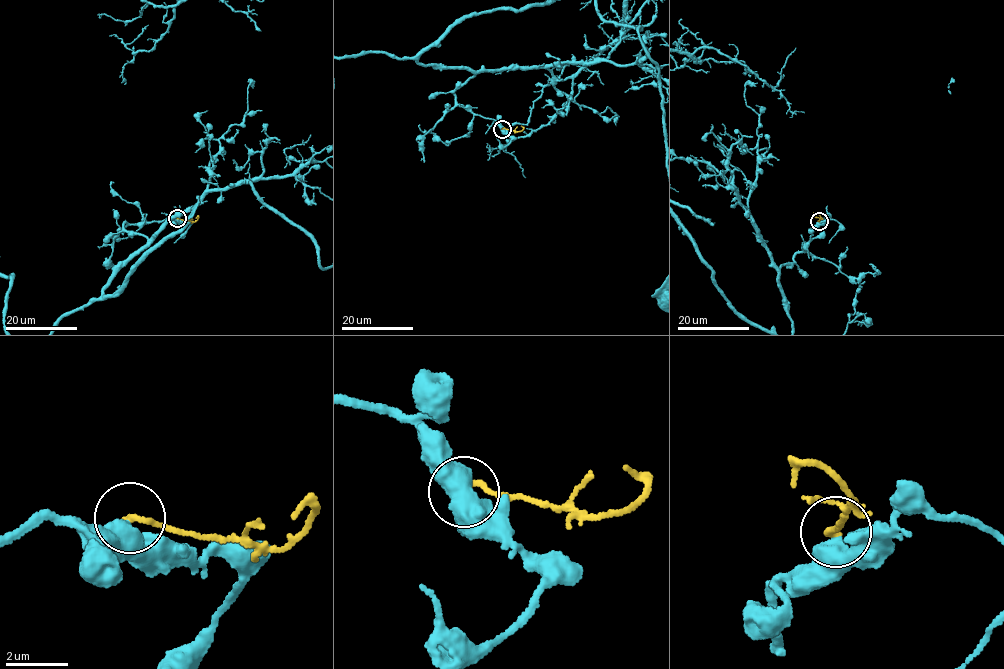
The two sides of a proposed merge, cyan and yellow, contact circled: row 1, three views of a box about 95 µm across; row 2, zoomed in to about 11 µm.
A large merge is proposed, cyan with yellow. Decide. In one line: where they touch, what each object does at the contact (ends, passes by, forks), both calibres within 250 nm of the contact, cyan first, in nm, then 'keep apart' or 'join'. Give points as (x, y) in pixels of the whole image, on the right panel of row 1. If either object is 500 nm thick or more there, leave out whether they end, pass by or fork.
(819, 221) | 500/190 nm | keep apart

